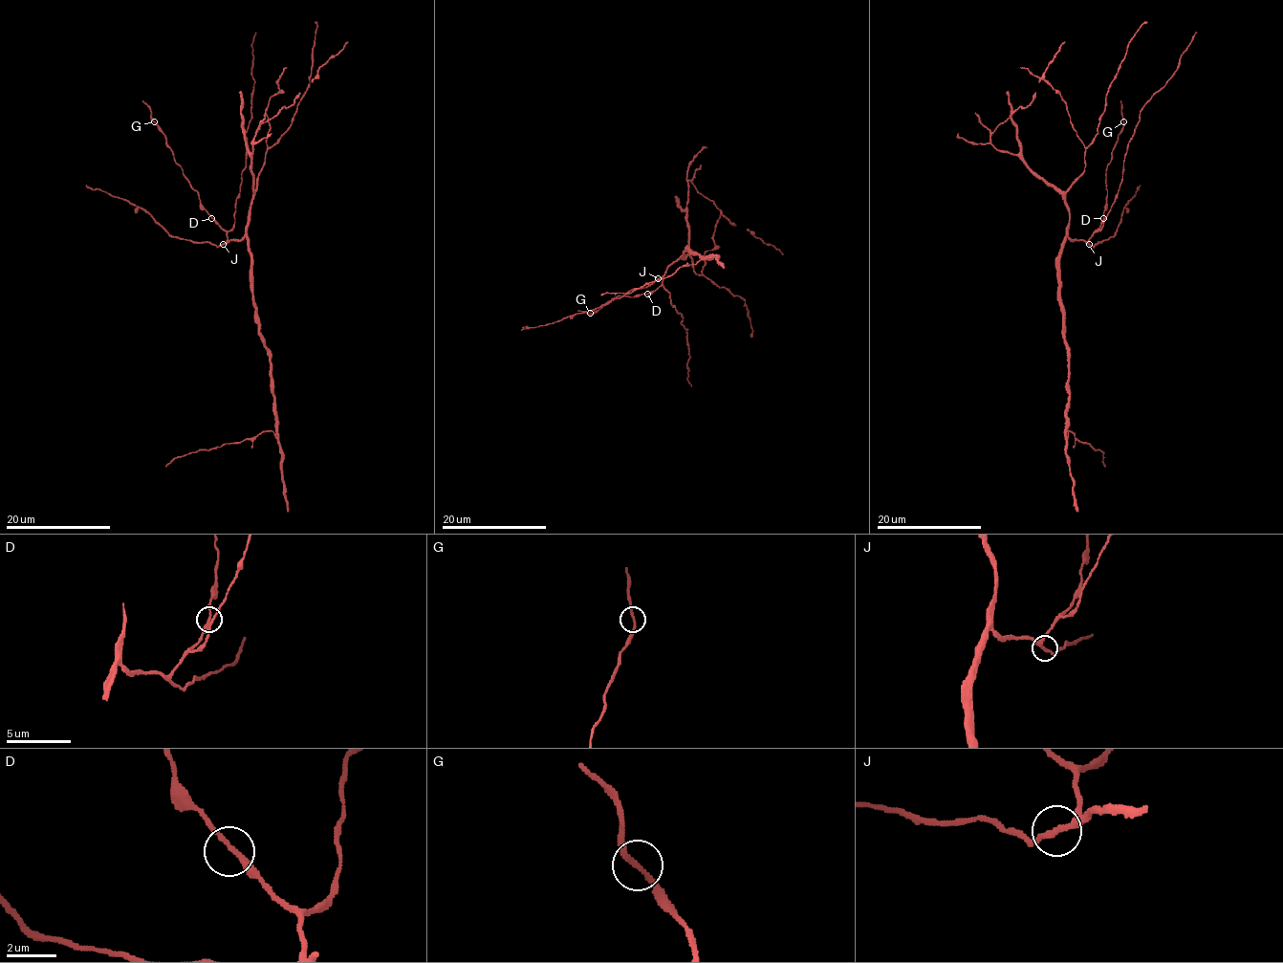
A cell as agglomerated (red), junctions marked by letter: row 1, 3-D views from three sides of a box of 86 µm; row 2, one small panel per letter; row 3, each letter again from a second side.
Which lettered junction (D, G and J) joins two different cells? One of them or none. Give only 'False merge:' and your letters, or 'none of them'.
False merge: none of them

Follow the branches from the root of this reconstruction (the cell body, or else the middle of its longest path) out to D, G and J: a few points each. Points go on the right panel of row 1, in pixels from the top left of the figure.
D: (1060, 251), (1067, 236), (1087, 241), (1103, 218)
G: (1060, 251), (1067, 236), (1087, 241), (1103, 218), (1107, 197), (1106, 166), (1123, 121)
J: (1060, 251), (1067, 236), (1082, 239), (1089, 245)

